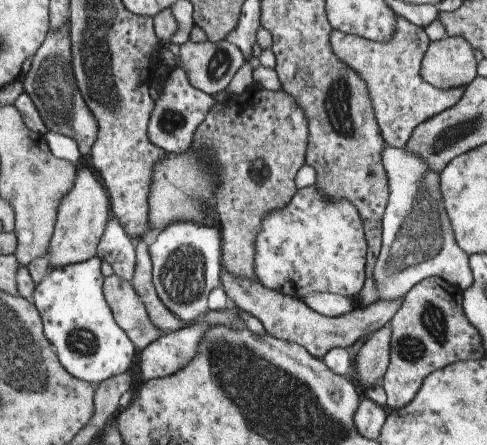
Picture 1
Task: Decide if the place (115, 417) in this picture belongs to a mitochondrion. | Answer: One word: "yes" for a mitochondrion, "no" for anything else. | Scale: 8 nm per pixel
no

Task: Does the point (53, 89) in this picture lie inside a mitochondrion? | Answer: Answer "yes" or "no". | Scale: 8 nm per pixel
yes

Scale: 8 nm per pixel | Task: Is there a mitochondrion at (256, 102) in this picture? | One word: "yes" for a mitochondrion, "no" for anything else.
no

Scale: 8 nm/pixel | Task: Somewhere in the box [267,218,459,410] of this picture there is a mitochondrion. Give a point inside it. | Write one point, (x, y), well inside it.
(435, 330)

